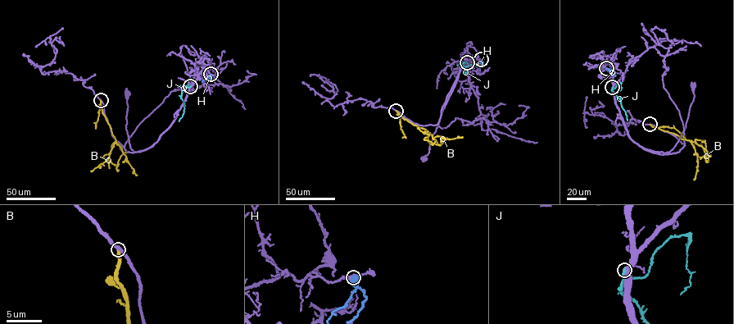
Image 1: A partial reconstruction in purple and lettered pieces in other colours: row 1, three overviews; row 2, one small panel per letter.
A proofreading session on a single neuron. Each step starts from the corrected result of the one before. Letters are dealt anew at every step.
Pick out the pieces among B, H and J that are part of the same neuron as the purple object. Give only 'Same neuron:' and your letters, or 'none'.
Same neuron: none

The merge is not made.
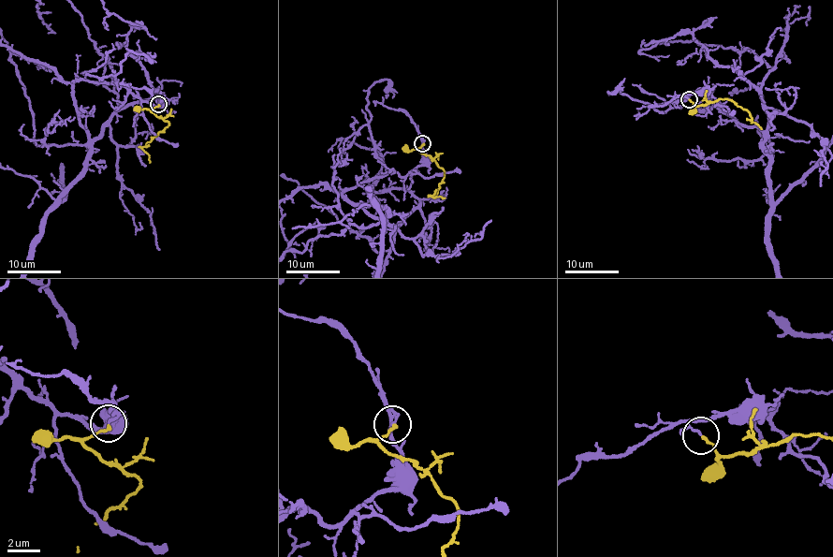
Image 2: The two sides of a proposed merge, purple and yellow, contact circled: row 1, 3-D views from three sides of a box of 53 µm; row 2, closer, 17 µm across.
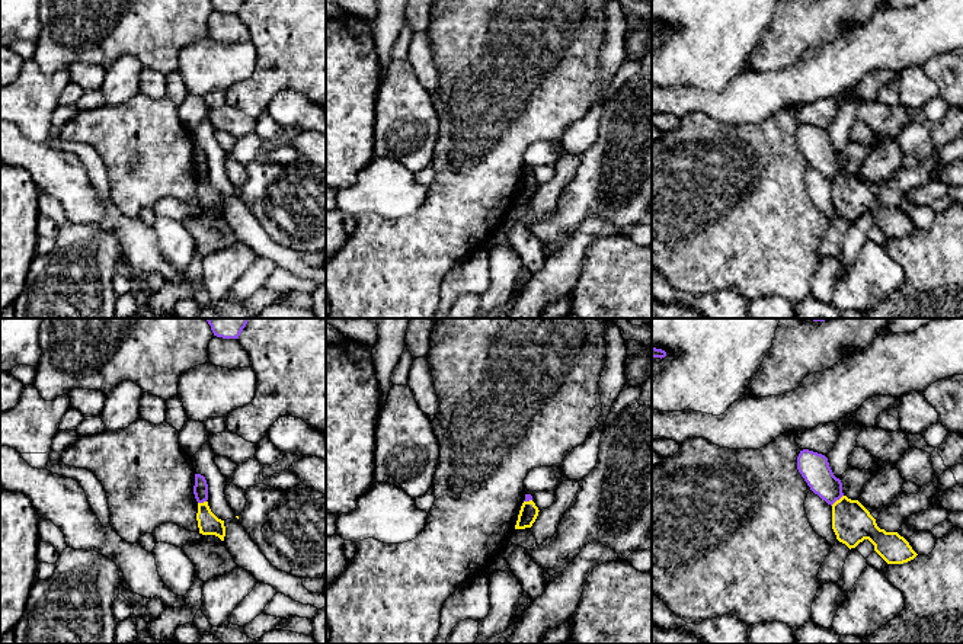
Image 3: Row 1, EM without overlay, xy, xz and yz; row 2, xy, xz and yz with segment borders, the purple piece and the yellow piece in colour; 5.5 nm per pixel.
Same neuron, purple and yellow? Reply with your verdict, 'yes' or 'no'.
no

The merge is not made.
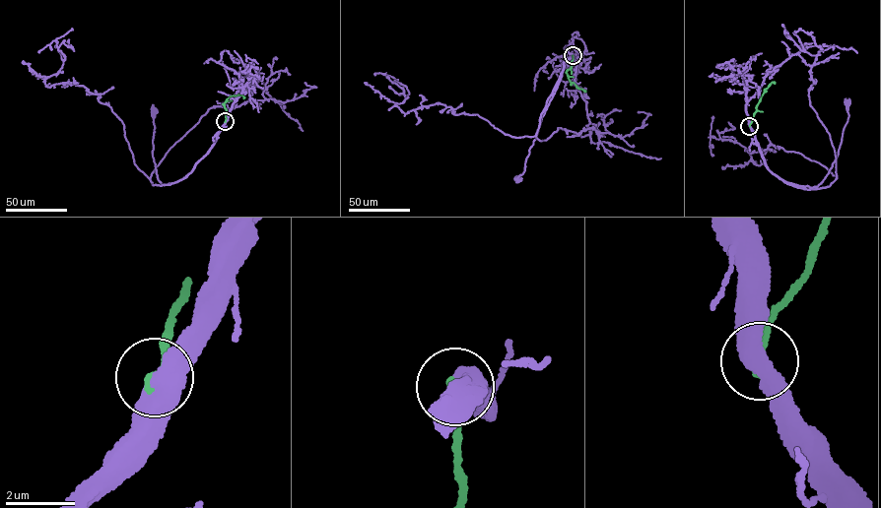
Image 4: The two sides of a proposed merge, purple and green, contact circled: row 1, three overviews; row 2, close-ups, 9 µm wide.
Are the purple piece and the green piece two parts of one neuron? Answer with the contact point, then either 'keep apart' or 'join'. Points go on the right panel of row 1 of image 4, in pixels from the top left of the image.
place (749, 126); keep apart

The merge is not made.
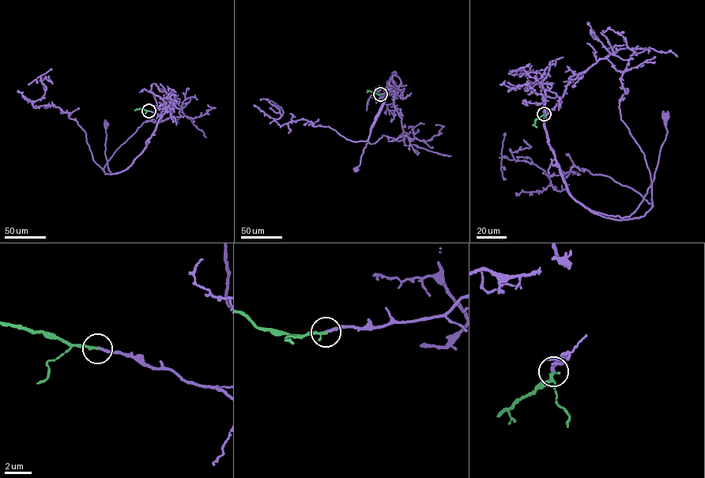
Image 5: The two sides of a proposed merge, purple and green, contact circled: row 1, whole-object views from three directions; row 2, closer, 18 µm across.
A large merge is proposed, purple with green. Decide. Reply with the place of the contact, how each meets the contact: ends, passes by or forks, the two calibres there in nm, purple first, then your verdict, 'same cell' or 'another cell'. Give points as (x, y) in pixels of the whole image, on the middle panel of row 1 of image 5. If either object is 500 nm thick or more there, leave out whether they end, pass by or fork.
place (380, 94); purple ends; green ends; calibres 200 and 200 nm; same cell

